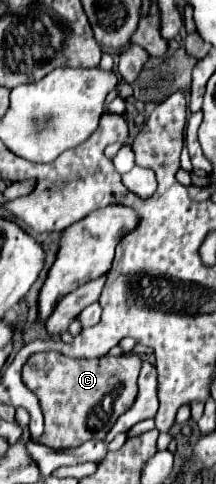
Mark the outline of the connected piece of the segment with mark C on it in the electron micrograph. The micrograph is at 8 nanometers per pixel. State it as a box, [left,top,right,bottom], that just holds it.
[23,351,141,449]

